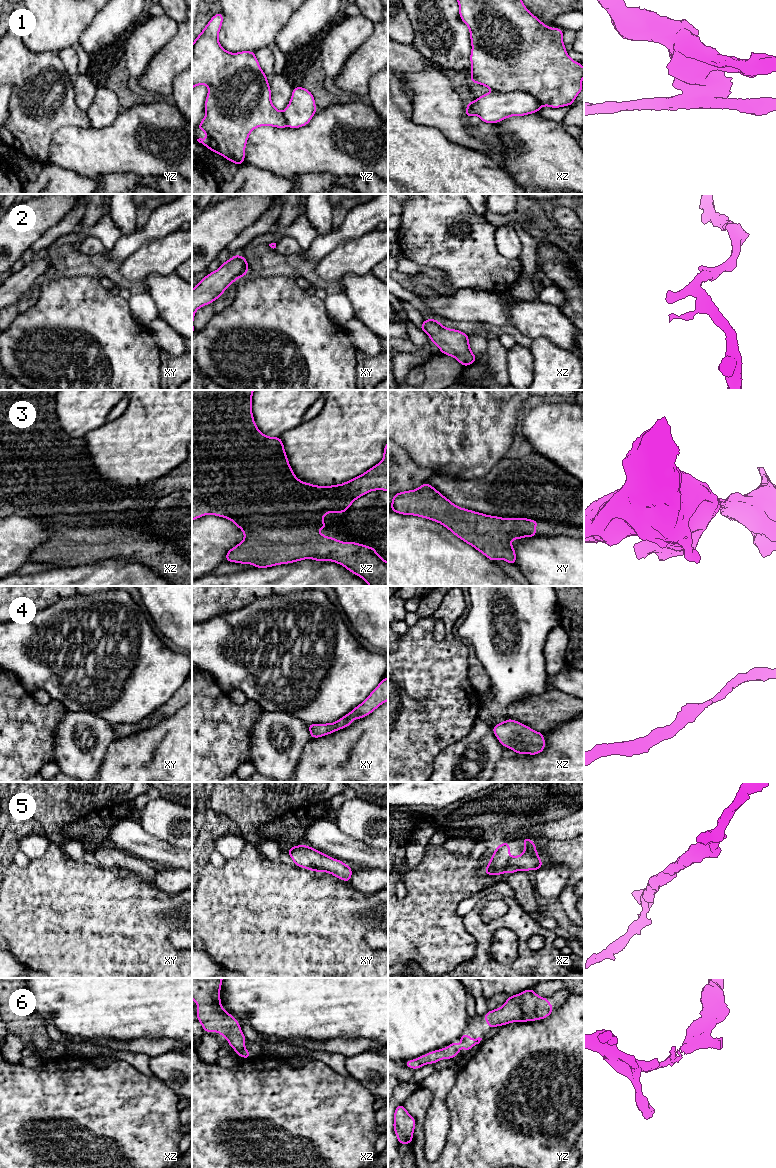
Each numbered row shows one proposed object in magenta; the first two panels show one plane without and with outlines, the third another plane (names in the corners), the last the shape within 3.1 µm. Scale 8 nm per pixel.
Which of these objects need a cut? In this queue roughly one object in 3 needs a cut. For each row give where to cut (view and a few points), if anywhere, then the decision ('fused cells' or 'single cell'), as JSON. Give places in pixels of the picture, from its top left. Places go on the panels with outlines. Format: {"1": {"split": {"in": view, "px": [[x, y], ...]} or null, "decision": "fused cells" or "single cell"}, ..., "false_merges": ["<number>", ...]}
{"1": {"split": null, "decision": "single cell"}, "2": {"split": null, "decision": "single cell"}, "3": {"split": null, "decision": "single cell"}, "4": {"split": null, "decision": "single cell"}, "5": {"split": null, "decision": "single cell"}, "6": {"split": null, "decision": "single cell"}, "false_merges": []}

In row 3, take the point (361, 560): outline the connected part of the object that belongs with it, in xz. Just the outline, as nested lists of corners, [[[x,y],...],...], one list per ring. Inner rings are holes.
[[[192,390],[192,522],[196,518],[204,515],[216,515],[227,518],[232,521],[244,533],[244,540],[231,548],[226,553],[225,560],[239,564],[252,564],[256,568],[267,568],[275,565],[288,564],[304,559],[313,559],[315,561],[331,561],[338,563],[349,570],[351,573],[359,576],[368,583],[369,586],[388,586],[388,562],[380,557],[374,547],[369,547],[356,542],[342,542],[334,537],[325,537],[323,533],[317,533],[317,529],[327,528],[323,522],[326,513],[341,514],[347,511],[351,504],[370,491],[384,490],[388,492],[388,442],[385,444],[383,460],[370,468],[363,474],[338,485],[318,486],[300,481],[294,474],[284,449],[280,437],[268,437],[264,435],[256,426],[252,414],[252,395],[254,390]]]

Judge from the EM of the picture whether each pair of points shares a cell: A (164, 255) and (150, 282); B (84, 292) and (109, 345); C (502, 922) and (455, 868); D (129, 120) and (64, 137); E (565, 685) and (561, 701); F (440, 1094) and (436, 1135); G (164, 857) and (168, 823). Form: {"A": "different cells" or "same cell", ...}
{"A": "different cells", "B": "same cell", "C": "different cells", "D": "same cell", "E": "different cells", "F": "same cell", "G": "different cells"}

